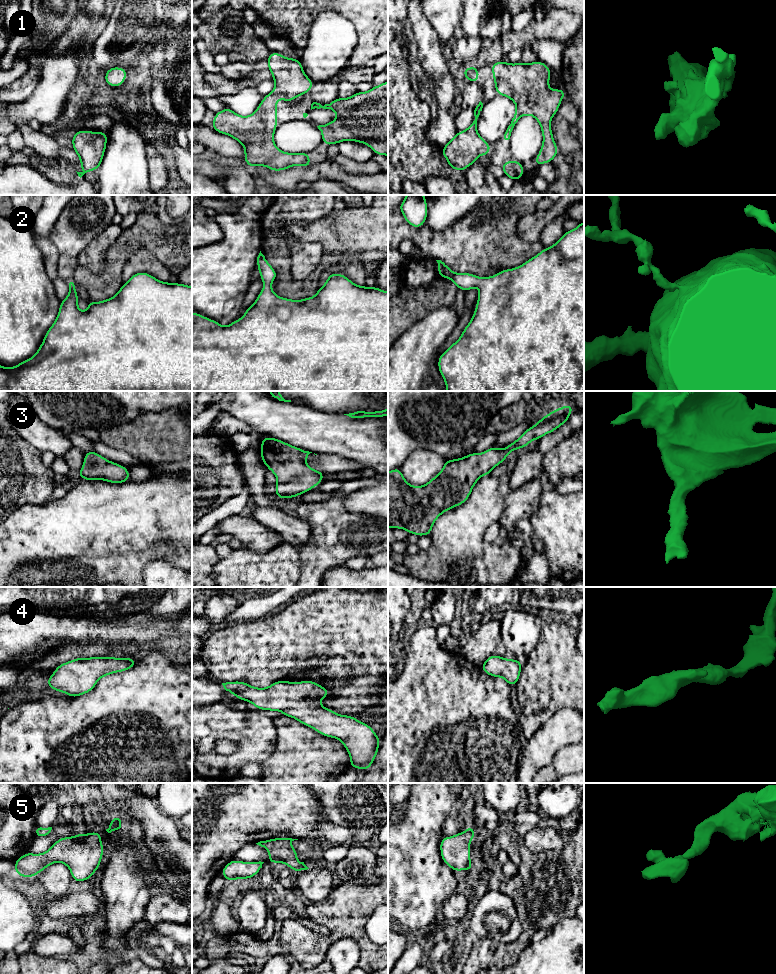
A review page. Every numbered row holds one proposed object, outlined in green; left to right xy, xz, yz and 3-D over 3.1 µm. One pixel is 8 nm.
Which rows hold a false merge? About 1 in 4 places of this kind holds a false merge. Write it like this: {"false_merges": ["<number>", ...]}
{"false_merges": []}

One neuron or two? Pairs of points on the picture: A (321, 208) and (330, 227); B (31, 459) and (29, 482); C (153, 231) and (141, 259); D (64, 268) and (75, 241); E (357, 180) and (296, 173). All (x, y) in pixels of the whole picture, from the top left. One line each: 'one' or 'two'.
A: two
B: one
C: two
D: one
E: one

